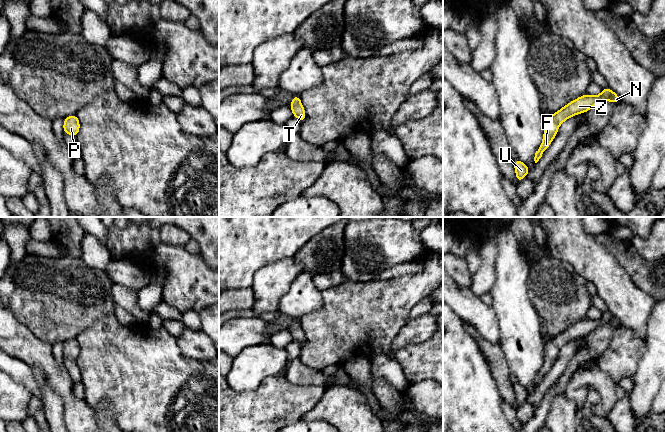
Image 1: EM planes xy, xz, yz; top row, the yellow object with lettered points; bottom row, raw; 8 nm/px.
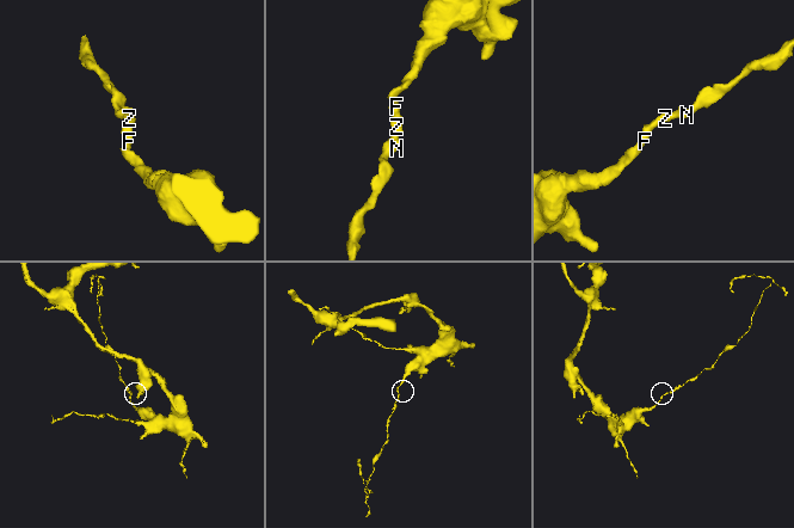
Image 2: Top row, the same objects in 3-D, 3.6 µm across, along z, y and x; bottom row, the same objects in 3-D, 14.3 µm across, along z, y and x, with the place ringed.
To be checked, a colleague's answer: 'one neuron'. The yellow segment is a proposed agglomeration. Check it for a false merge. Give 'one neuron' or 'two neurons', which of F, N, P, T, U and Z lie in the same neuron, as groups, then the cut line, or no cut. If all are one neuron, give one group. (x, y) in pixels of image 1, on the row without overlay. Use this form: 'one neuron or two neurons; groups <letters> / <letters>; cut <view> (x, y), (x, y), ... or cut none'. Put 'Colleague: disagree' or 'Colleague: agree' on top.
Colleague: agree
one neuron; groups F N P T U Z; cut none

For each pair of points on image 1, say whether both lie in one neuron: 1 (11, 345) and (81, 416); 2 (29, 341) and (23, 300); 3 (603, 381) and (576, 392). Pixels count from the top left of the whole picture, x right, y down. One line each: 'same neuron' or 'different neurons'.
1: same neuron
2: different neurons
3: same neuron

